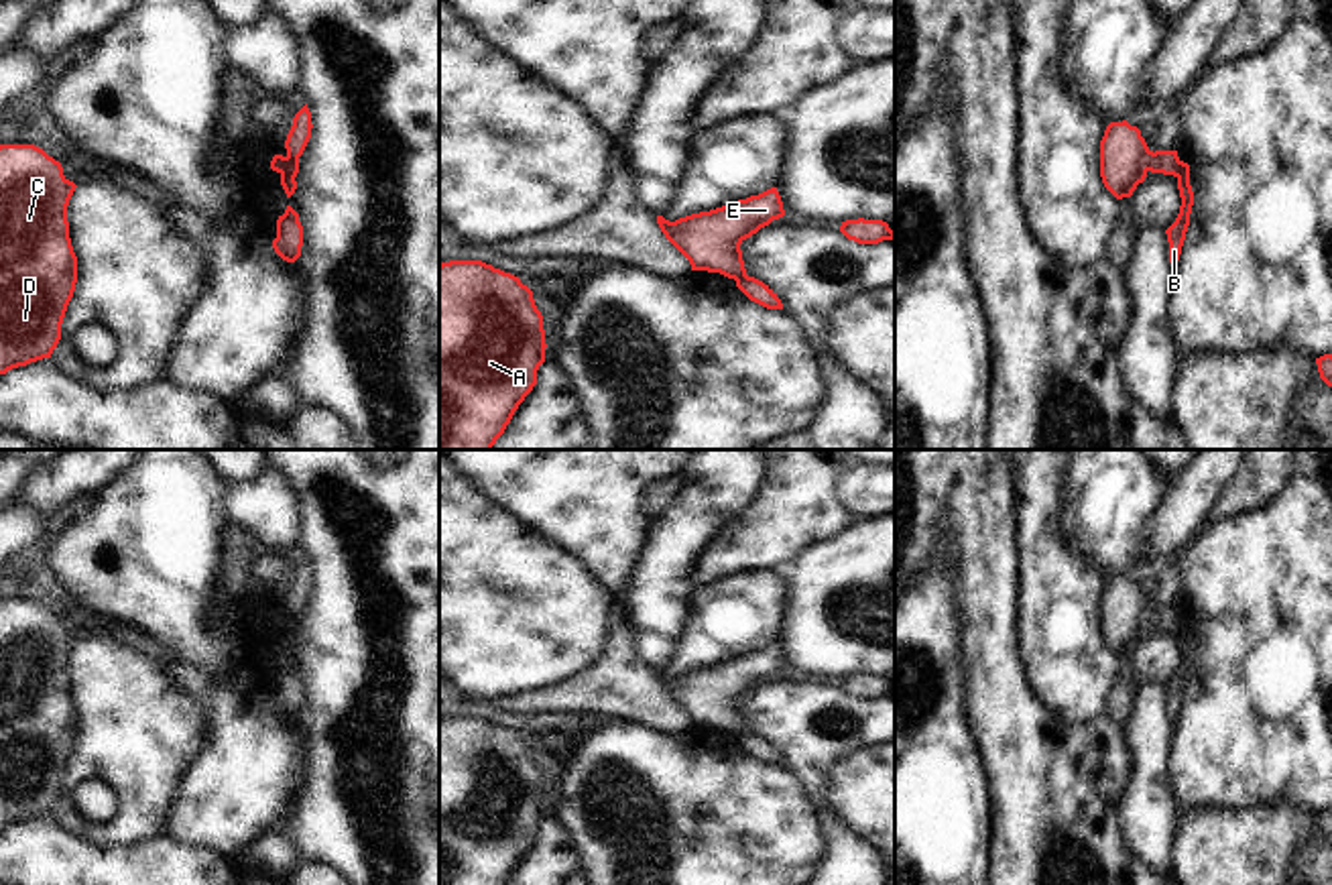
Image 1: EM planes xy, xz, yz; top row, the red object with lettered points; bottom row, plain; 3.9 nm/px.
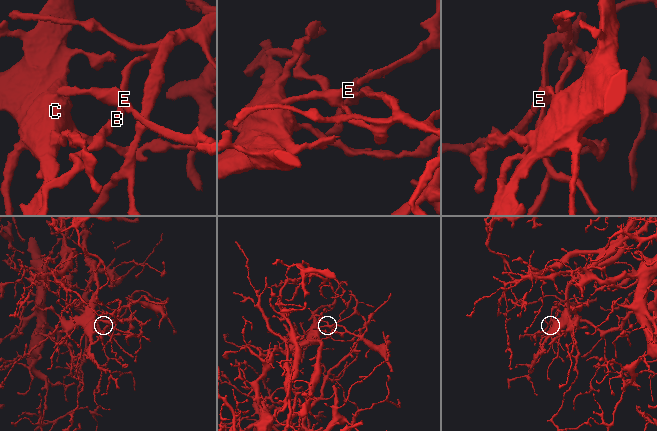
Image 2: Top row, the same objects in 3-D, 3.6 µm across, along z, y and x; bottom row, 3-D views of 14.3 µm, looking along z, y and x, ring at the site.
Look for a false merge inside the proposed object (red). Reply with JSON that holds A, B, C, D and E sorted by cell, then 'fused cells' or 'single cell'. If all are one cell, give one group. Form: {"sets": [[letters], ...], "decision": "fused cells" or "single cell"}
{"sets": [["A", "C", "D", "E"], ["B"]], "decision": "fused cells"}

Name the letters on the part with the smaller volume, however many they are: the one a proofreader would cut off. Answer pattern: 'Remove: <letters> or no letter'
Remove: B

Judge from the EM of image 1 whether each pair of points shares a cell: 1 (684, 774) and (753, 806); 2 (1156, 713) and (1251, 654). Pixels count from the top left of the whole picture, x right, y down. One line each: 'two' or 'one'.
1: one
2: two

